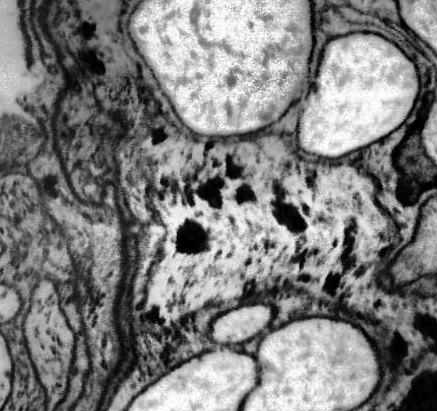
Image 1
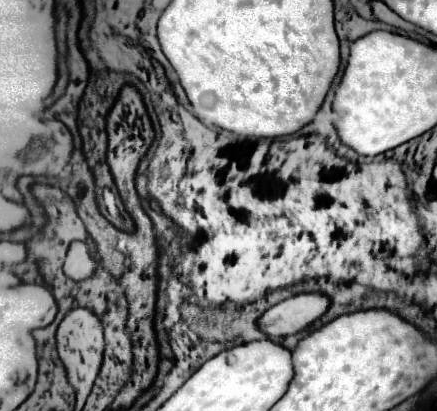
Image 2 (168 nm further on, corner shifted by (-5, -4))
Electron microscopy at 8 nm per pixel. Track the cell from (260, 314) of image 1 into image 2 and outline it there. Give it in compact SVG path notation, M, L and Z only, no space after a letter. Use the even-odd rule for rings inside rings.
M321 292L297 294L275 306L271 306L263 318L259 318L259 326L271 334L273 338L297 334L319 320L331 306L331 298Z

